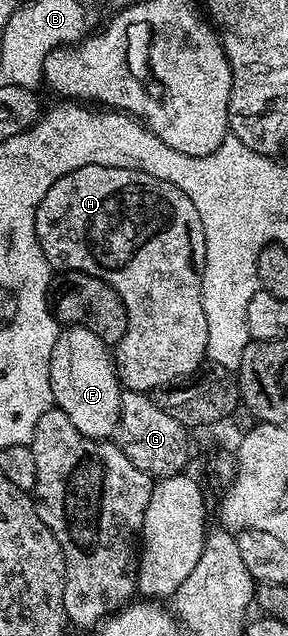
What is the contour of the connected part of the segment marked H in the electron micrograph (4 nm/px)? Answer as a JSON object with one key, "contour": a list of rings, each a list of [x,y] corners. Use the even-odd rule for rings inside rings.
{"contour":[[[88,164],[84,168],[76,168],[76,172],[61,174],[54,181],[52,188],[40,200],[36,208],[36,236],[44,256],[51,267],[58,272],[87,274],[104,280],[124,300],[124,308],[128,312],[128,328],[124,336],[113,347],[112,357],[114,369],[118,371],[118,381],[126,390],[149,392],[157,386],[168,386],[185,380],[207,361],[208,320],[204,320],[204,300],[202,299],[202,269],[206,263],[206,245],[204,244],[204,228],[200,224],[200,212],[196,212],[196,204],[180,192],[168,180],[156,180],[156,176],[148,176],[148,172],[140,172],[132,168],[112,168],[100,164]]]}

